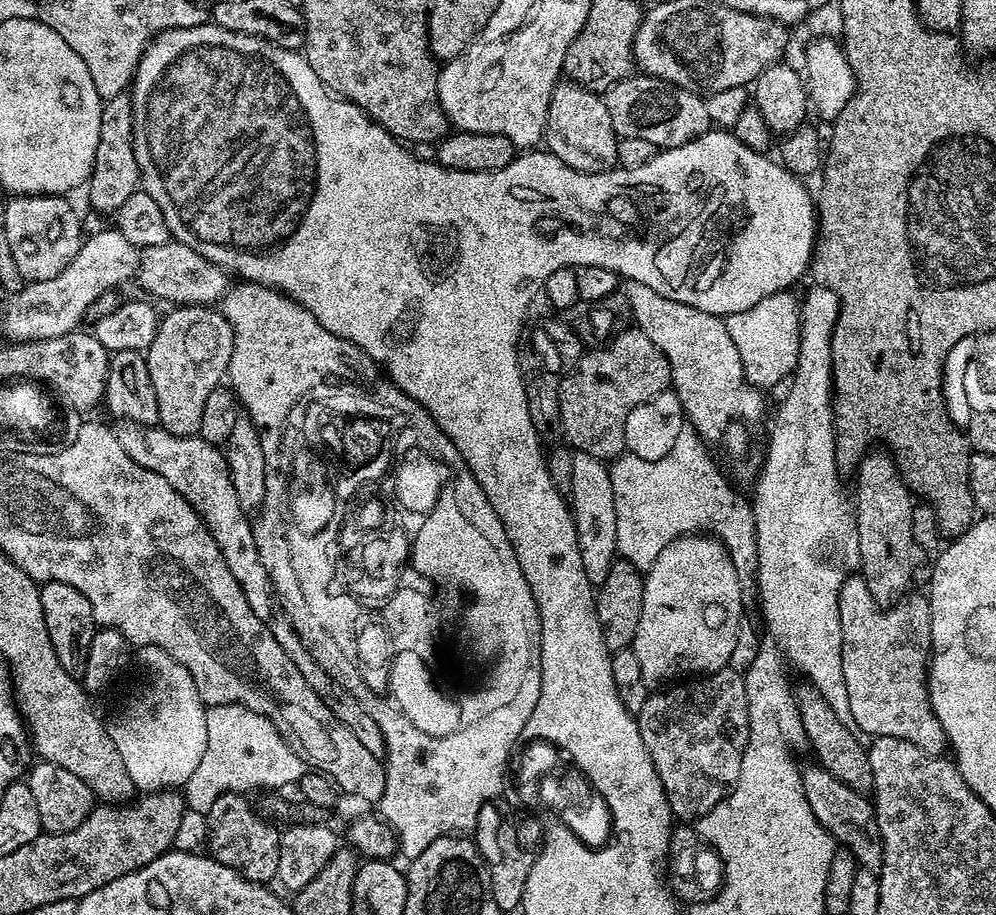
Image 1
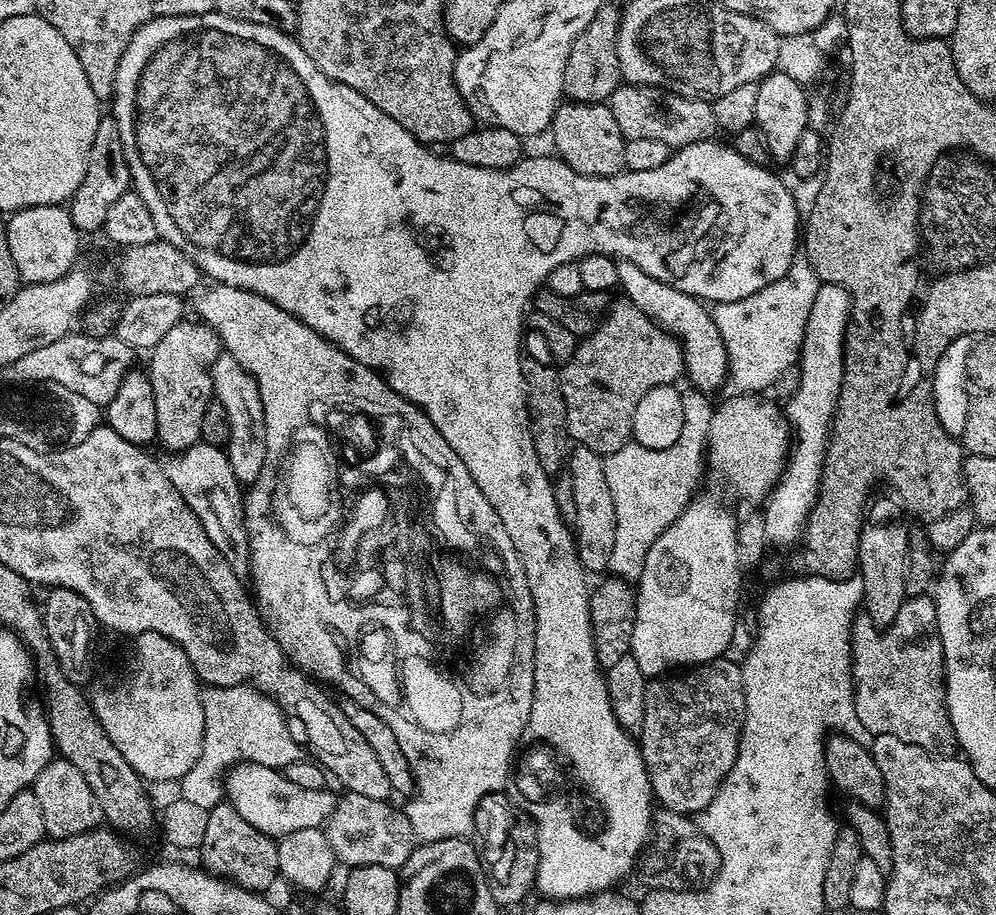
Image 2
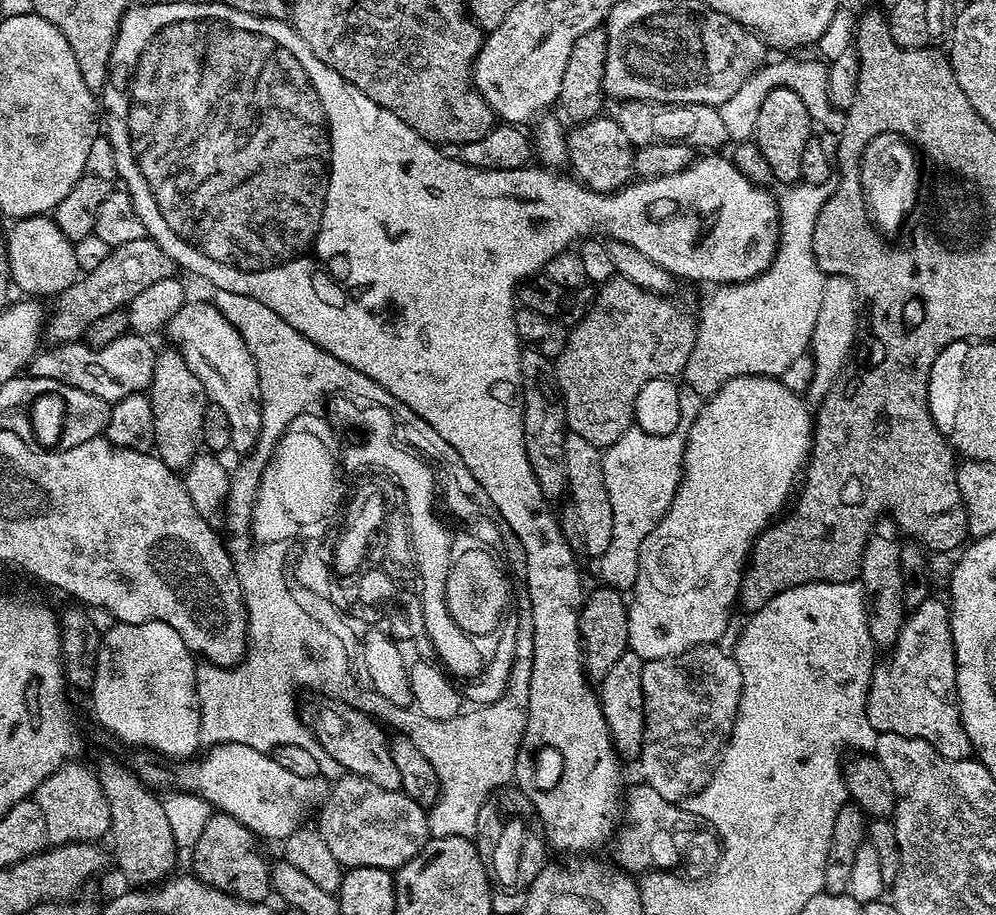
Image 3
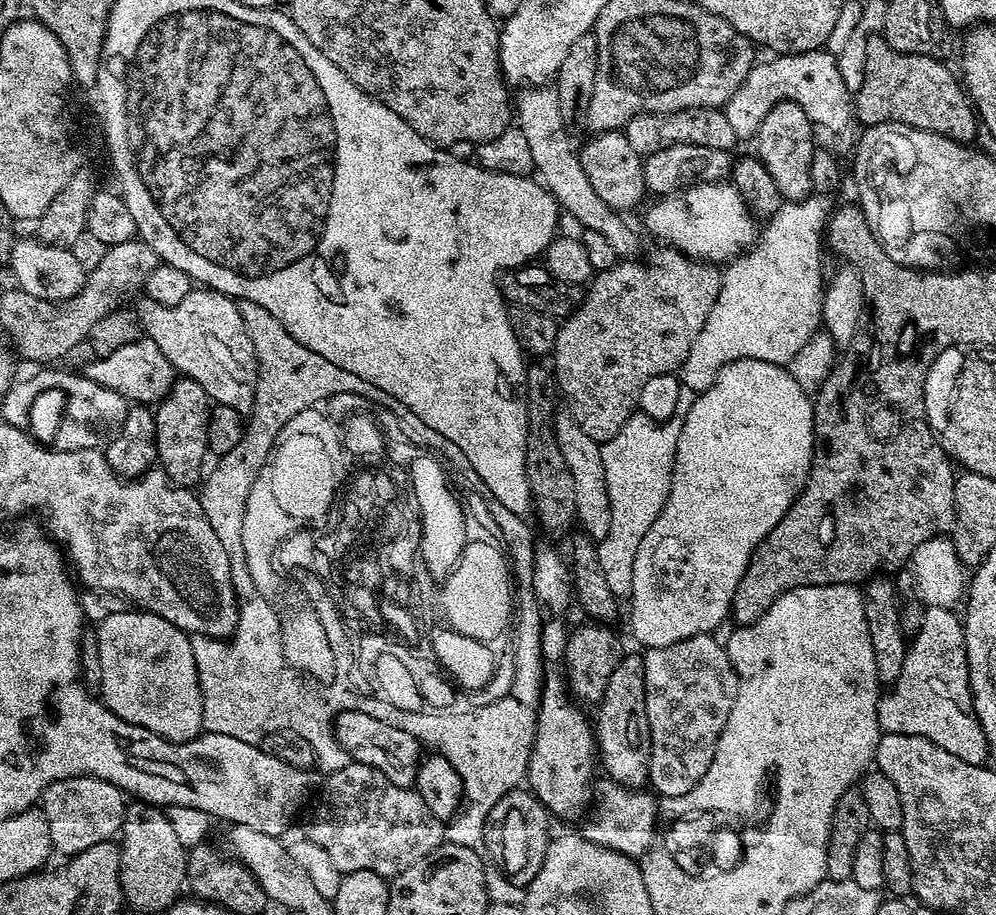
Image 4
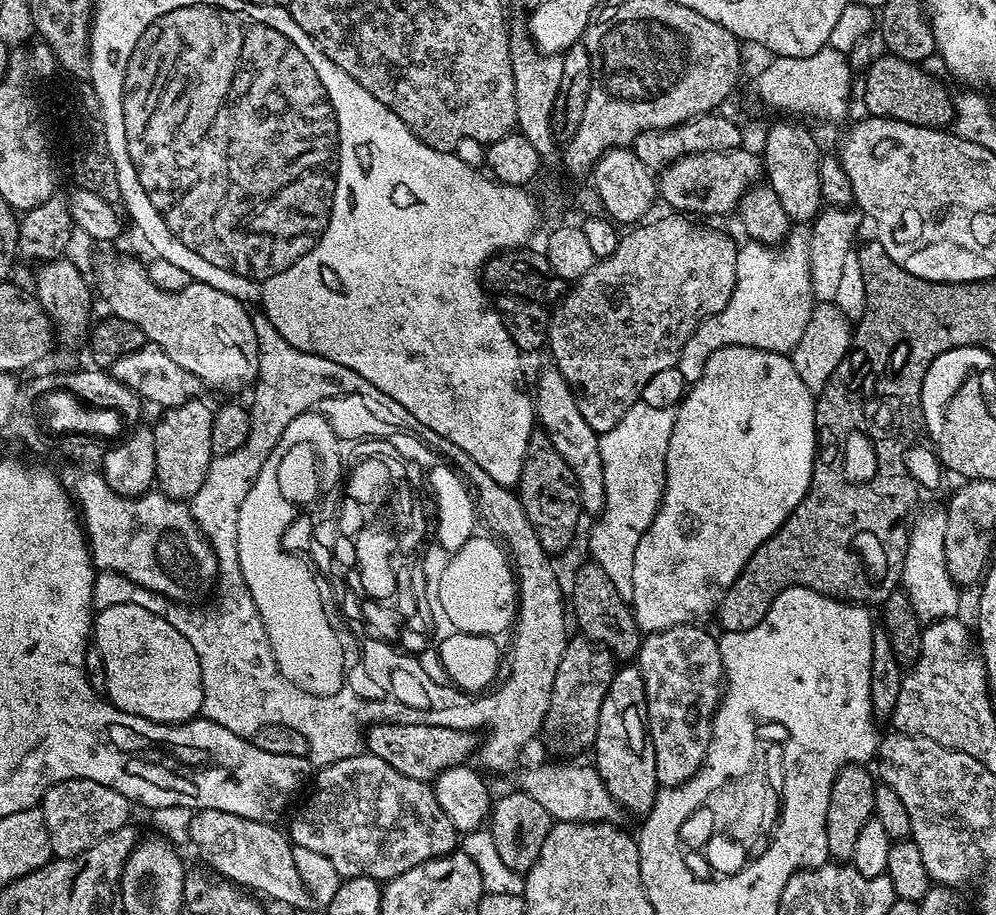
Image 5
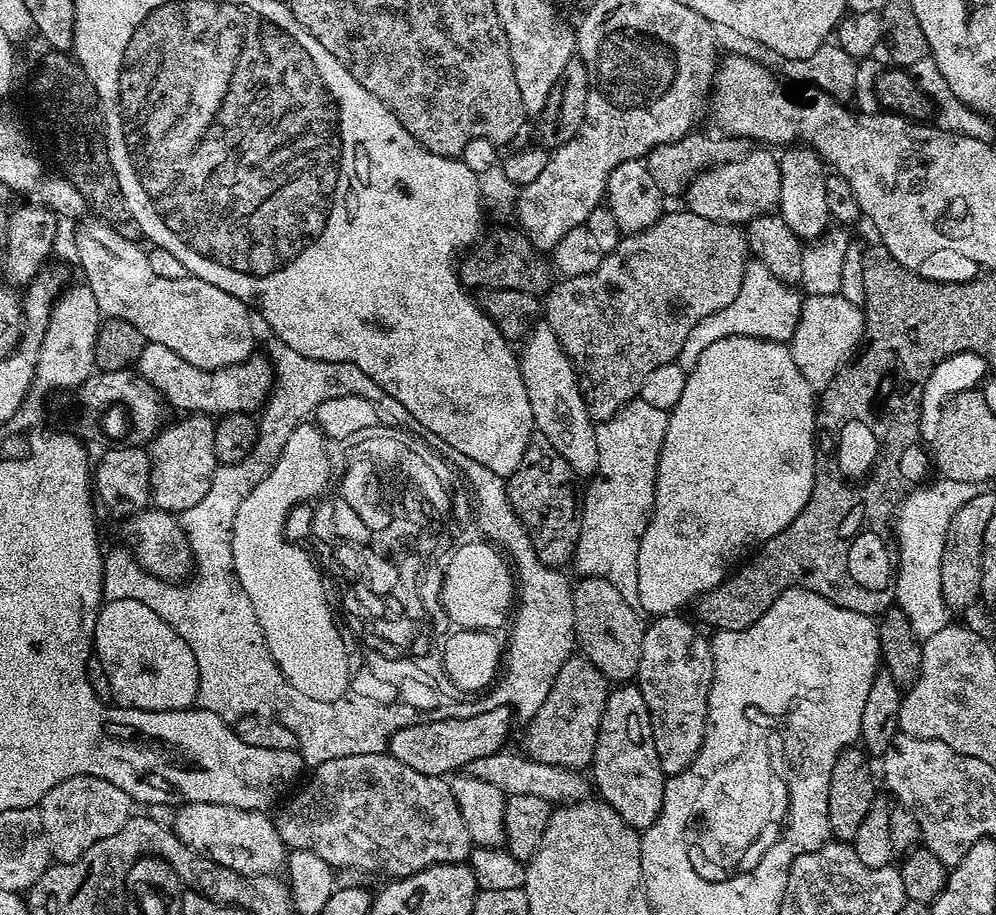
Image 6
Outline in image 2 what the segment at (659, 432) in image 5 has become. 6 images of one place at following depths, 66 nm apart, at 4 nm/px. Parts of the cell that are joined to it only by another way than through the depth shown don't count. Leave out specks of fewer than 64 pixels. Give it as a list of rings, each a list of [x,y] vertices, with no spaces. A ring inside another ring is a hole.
[[[685,391],[684,421],[678,442],[664,450],[650,450],[646,446],[629,442],[622,450],[603,457],[606,483],[614,497],[614,550],[610,553],[608,572],[629,582],[639,581],[642,566],[646,566],[646,554],[654,546],[654,538],[666,530],[686,510],[686,506],[697,495],[696,487],[706,476],[706,445],[708,423],[713,405],[701,391]]]

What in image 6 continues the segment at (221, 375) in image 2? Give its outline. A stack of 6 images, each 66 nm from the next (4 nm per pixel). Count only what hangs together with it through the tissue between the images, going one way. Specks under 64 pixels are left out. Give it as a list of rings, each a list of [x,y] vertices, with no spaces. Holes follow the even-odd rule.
[[[99,218],[91,219],[85,219],[76,229],[78,268],[84,271],[83,279],[98,298],[105,317],[138,326],[147,343],[167,346],[199,368],[241,364],[255,353],[254,324],[248,305],[197,276],[162,278],[154,274],[148,252],[140,249],[137,241],[126,239]]]

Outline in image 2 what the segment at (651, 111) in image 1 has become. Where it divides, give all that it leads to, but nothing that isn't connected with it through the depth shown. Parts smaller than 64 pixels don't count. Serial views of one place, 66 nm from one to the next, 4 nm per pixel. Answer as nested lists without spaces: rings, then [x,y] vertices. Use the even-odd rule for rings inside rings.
[[[621,83],[612,94],[610,107],[625,140],[634,138],[658,138],[666,142],[670,150],[679,150],[688,144],[697,144],[703,140],[711,140],[716,128],[716,119],[711,103],[698,96],[683,96],[677,92],[668,92],[665,88],[651,88],[645,84]]]

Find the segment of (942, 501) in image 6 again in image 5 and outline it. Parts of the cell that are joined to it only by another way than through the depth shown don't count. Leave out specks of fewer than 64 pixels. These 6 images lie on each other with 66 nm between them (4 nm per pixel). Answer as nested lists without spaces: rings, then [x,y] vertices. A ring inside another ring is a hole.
[[[934,510],[920,523],[914,523],[909,532],[906,558],[902,572],[902,588],[909,598],[909,607],[915,610],[923,623],[951,619],[959,612],[959,587],[953,582],[946,570],[945,560],[945,520],[944,512]]]

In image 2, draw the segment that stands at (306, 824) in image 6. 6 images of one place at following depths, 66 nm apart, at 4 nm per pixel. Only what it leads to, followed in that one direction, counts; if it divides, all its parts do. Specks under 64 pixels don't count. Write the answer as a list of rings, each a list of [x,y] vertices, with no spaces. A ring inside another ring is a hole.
[[[345,791],[343,795],[337,799],[336,809],[330,814],[328,823],[323,825],[326,838],[330,842],[330,850],[336,855],[337,861],[341,865],[348,864],[349,869],[362,866],[386,866],[397,870],[403,868],[414,847],[412,827],[408,824],[405,813],[399,807],[391,808],[388,800],[366,798],[366,794],[349,791]]]

